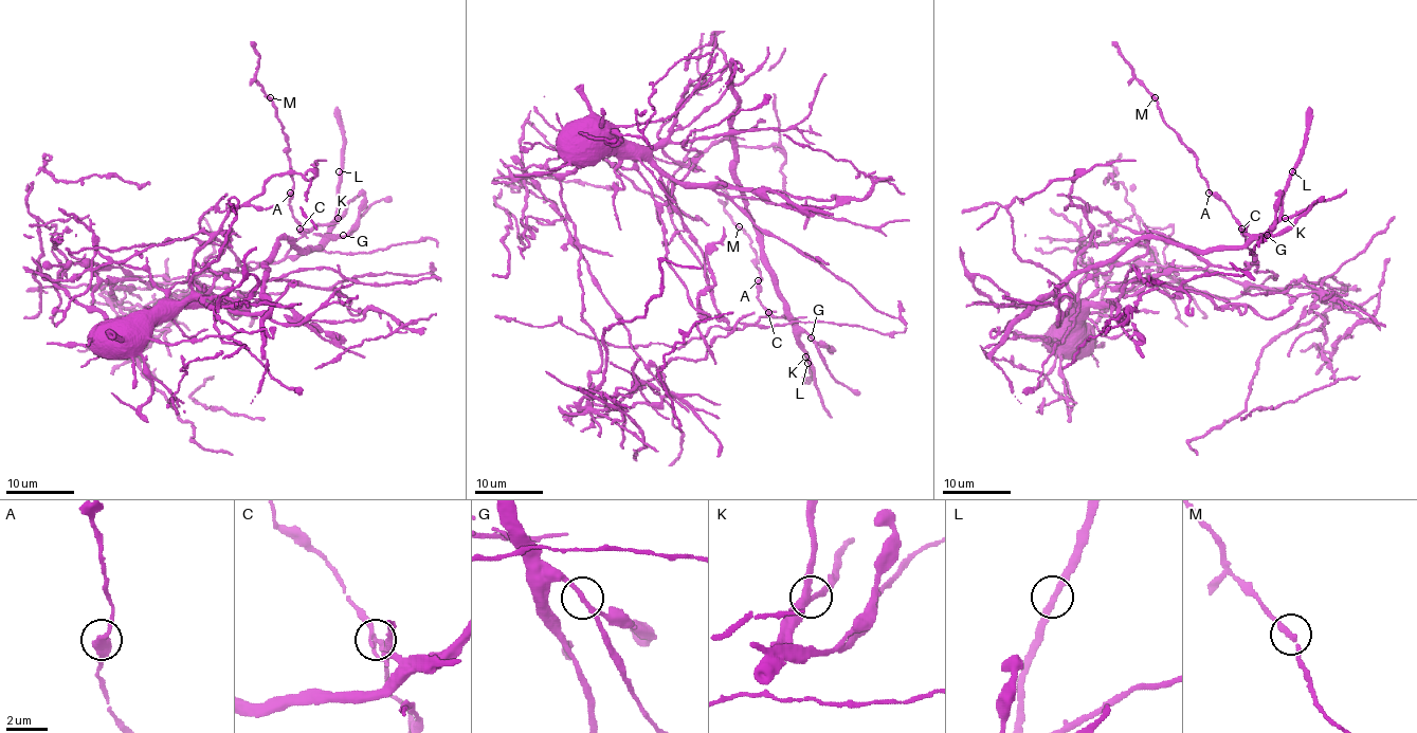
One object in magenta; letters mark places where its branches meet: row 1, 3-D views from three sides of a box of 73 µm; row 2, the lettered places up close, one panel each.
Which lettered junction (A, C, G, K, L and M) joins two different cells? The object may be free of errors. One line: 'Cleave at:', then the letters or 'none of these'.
Cleave at: C

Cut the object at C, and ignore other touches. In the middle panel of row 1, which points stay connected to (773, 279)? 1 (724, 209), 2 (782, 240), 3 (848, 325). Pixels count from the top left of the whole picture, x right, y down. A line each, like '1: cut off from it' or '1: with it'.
1: with it
2: cut off from it
3: cut off from it

